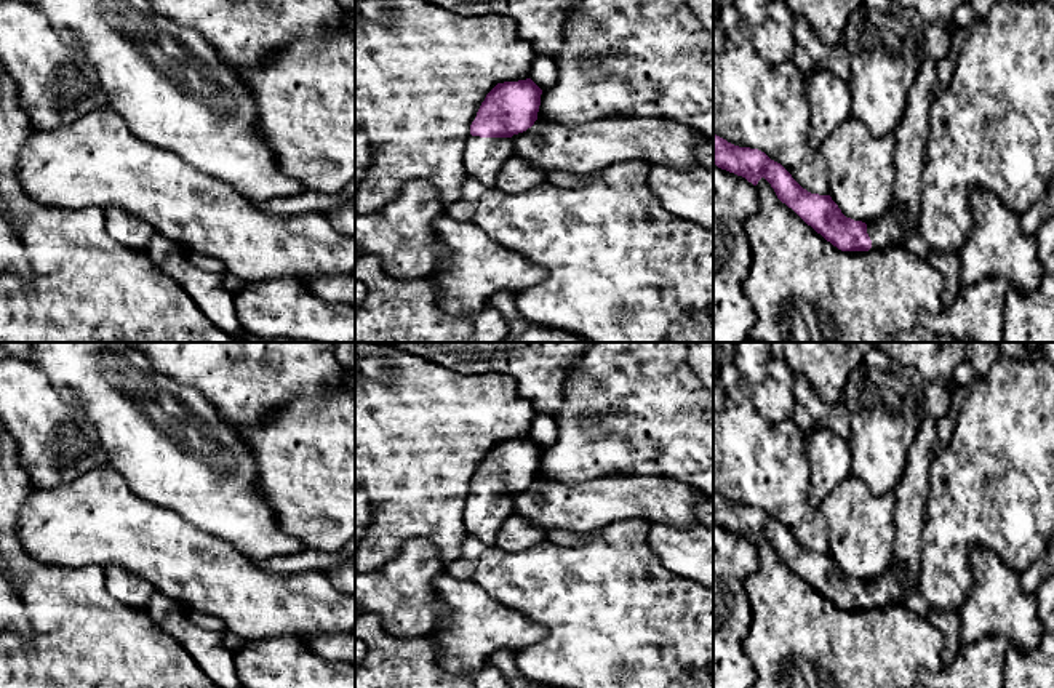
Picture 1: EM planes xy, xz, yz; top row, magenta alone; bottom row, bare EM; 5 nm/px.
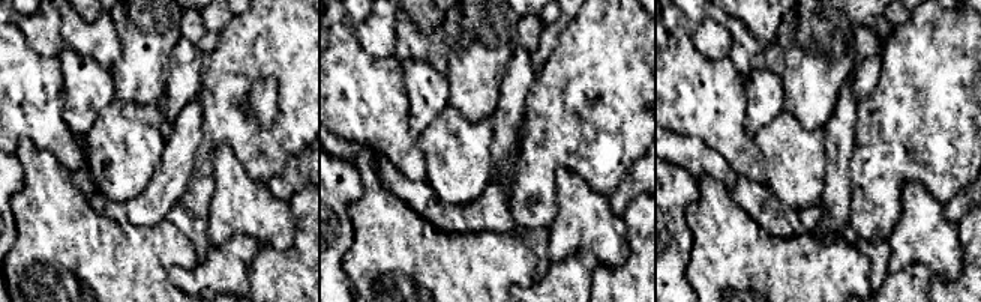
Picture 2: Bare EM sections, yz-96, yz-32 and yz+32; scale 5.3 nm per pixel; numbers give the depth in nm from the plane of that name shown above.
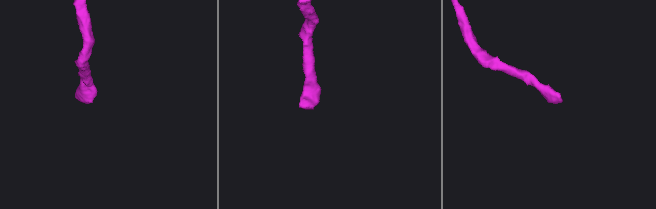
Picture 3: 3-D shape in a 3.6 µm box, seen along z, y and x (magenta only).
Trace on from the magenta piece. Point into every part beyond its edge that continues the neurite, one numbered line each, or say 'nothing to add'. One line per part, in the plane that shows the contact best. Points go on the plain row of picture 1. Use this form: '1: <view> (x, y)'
1: xz (483, 516)

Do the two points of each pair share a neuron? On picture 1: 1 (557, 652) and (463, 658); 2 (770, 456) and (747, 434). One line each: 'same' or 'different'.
1: different
2: same

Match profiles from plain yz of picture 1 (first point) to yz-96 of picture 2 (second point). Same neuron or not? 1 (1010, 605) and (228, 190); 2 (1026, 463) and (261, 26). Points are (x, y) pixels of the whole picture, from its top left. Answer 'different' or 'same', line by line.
1: same
2: same

